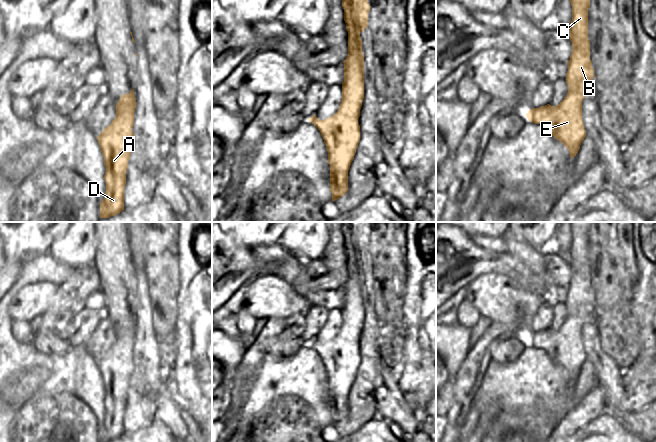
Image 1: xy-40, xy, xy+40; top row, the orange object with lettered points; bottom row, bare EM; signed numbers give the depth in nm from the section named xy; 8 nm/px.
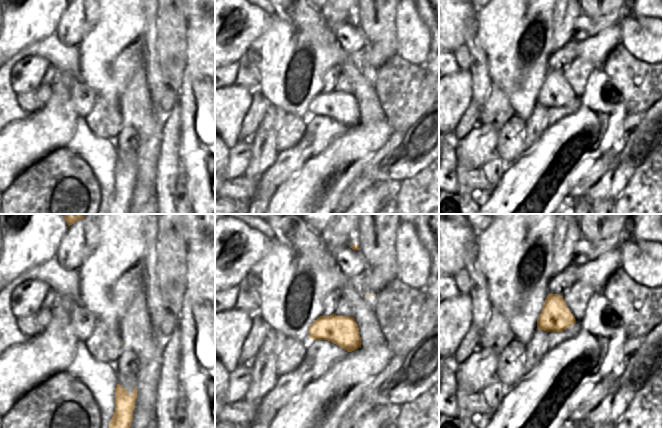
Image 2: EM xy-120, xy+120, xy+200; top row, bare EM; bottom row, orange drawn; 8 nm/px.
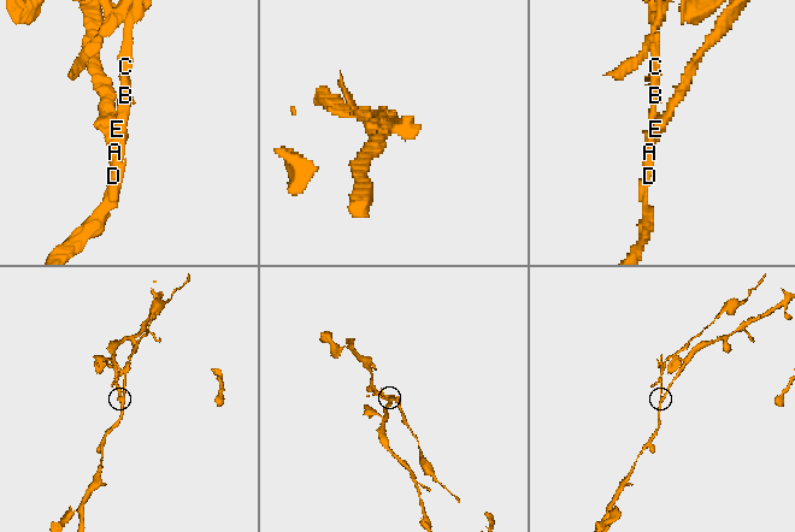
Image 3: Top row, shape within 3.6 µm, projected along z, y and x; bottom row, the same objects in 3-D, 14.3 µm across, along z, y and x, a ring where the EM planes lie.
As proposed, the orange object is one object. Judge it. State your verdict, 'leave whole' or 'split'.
split

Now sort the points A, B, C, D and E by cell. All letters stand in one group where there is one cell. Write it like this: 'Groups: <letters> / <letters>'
Groups: A D E / B C.

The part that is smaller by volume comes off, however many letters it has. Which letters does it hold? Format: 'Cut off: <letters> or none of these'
Cut off: B, C.

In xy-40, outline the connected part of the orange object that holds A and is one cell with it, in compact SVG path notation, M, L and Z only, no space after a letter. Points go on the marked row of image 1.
M134 89L129 94L123 94L115 108L116 117L97 136L106 167L106 193L100 203L100 218L109 218L124 210L126 171L134 145Z

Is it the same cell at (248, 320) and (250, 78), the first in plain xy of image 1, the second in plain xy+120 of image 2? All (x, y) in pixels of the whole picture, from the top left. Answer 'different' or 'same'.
same

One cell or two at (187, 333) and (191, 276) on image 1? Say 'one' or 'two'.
one

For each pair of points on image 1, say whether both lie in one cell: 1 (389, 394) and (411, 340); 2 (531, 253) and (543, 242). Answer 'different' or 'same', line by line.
1: different
2: different

